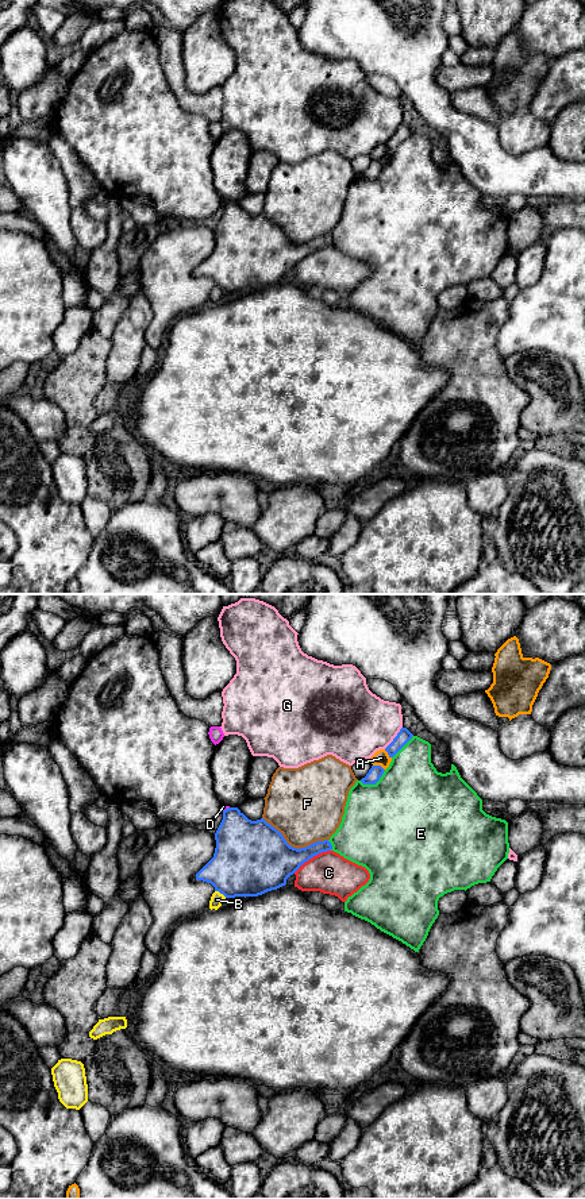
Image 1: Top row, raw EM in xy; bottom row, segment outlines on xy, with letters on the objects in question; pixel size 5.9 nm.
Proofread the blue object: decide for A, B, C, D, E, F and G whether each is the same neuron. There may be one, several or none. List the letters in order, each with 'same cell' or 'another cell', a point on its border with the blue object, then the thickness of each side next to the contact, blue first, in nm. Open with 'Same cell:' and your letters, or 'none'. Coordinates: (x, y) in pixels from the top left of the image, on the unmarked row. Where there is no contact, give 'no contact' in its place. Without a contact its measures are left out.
Same cell: D
A: another cell; meets blue in xy at (378, 161); 80 nm thick on the blue side, 90 nm on the other
B: another cell; meets blue in xy at (220, 288); 420 nm thick on the blue side, 80 nm on the other
C: another cell; meets blue in xy at (311, 253); 300 nm thick on the blue side, 260 nm on the other
D: same cell; meets blue in xy at (226, 204); 340 nm thick on the blue side, 20 nm on the other
E: another cell; meets blue in xy at (373, 178); 80 nm thick on the blue side, 500 nm on the other
F: another cell; meets blue in xy at (295, 243); 420 nm thick on the blue side, 420 nm on the other
G: another cell; meets blue in xy at (395, 132); 80 nm thick on the blue side, 400 nm on the other

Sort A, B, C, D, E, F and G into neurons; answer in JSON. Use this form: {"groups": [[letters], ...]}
{"groups": [["A"], ["B"], ["C"], ["D"], ["E"], ["F"], ["G"]]}

